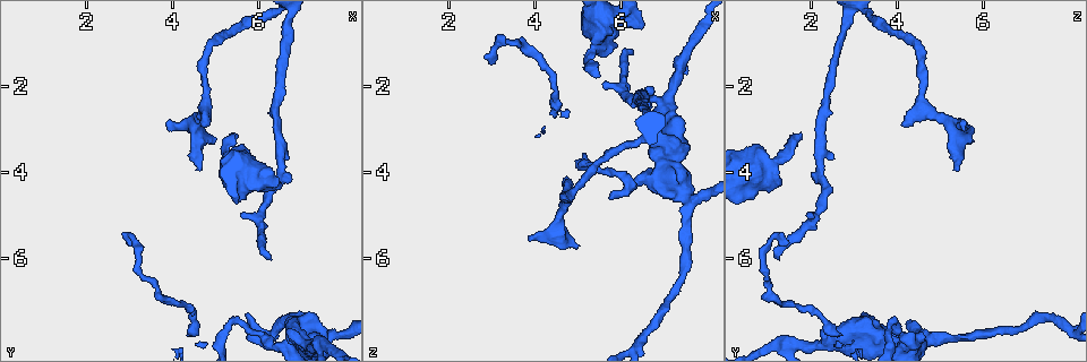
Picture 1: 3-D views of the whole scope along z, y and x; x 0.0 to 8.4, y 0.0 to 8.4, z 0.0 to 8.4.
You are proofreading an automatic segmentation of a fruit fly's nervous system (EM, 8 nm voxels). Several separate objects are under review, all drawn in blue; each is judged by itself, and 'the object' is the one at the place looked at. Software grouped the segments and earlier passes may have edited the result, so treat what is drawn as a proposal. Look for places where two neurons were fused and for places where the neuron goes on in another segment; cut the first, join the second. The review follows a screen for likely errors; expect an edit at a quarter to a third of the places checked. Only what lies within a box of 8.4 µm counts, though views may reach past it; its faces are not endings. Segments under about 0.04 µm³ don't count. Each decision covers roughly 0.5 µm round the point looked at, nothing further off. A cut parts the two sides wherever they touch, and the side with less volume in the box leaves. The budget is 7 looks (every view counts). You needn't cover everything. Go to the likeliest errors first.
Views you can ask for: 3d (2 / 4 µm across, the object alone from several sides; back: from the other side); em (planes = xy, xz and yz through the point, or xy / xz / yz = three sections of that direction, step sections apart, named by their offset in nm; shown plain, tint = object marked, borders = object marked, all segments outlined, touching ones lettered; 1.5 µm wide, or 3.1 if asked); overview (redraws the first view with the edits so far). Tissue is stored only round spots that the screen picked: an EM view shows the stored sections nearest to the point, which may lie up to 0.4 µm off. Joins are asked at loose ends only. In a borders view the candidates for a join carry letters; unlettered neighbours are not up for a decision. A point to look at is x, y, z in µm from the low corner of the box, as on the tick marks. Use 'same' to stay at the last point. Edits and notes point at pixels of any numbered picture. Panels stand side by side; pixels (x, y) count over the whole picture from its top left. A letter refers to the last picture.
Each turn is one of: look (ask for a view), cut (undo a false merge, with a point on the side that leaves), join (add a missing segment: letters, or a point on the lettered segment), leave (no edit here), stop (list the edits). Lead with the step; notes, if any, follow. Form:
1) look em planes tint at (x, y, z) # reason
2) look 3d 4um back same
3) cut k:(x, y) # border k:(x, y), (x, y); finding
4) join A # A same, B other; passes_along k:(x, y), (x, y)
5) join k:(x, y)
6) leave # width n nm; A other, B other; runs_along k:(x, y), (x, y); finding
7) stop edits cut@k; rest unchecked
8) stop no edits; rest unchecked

look 3d 2um at (5.55, 3.10, 1.85) # free end

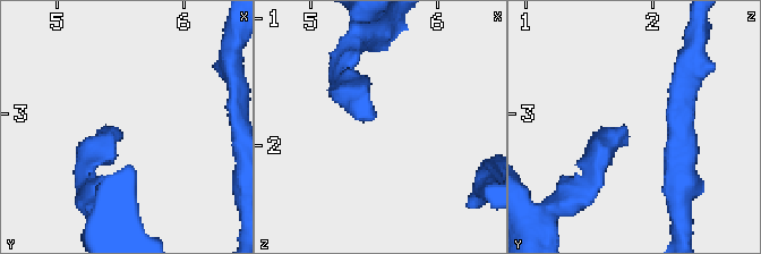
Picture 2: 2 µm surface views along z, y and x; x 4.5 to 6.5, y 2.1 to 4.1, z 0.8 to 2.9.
look em planes borders at (5.50, 3.14, 1.82) # shape alone is not enough

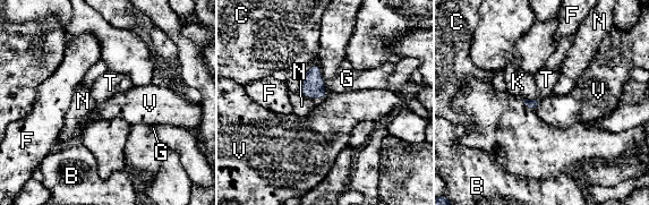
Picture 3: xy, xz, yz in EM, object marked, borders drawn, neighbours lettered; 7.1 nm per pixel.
join T # B other, C other, F other, G other, K other, N other, T same, V other; passes_along 3:(532, 104), (538, 99), (546, 79); it goes on there

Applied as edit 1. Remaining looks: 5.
look 3d 2um at (5.35, 7.55, 3.85) # abrupt turn

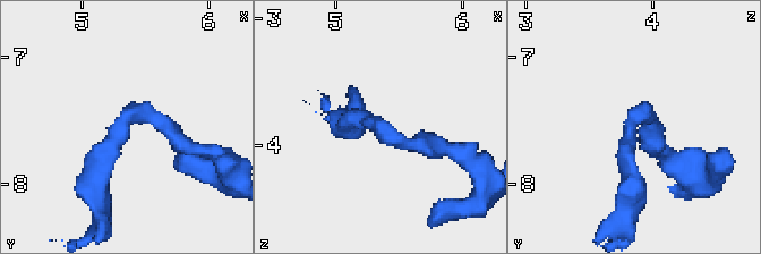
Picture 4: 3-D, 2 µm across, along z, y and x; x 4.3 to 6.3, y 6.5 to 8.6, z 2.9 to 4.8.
look em planes borders at (5.36, 7.52, 3.86)

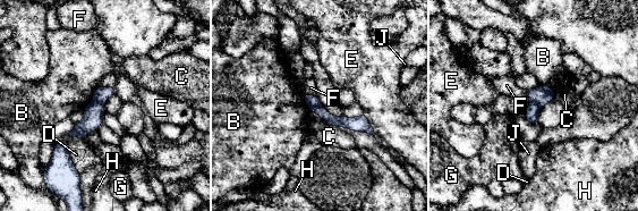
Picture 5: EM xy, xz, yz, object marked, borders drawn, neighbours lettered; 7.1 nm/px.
cut 5:(94, 112) # width 100 nm; B other, C other, D other, E other, F other, G other, H other, J other; border 5:(93, 100), (103, 106); a second neuron is stuck on

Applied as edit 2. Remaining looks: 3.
look overview

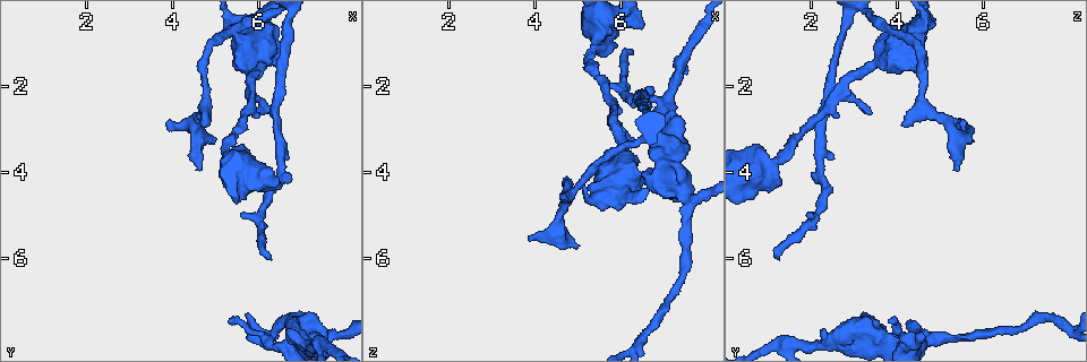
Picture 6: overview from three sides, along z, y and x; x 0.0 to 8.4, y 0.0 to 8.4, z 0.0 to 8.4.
look em yz step 4 borders at (6.30, 6.00, 1.25) # free end

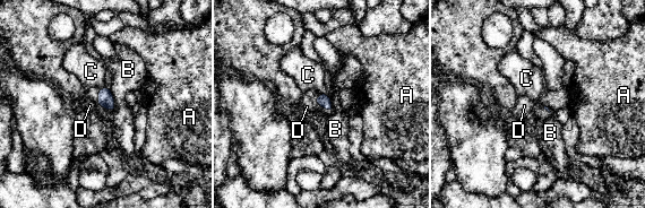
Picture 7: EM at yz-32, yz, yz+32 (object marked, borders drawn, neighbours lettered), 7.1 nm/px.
join D # A other, B other, C other, D same; passes_along 7:(323, 100), (316, 102), (307, 106); it goes on there

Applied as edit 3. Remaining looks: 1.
stop edits join@3, cut@5, join@7; rest unchecked

